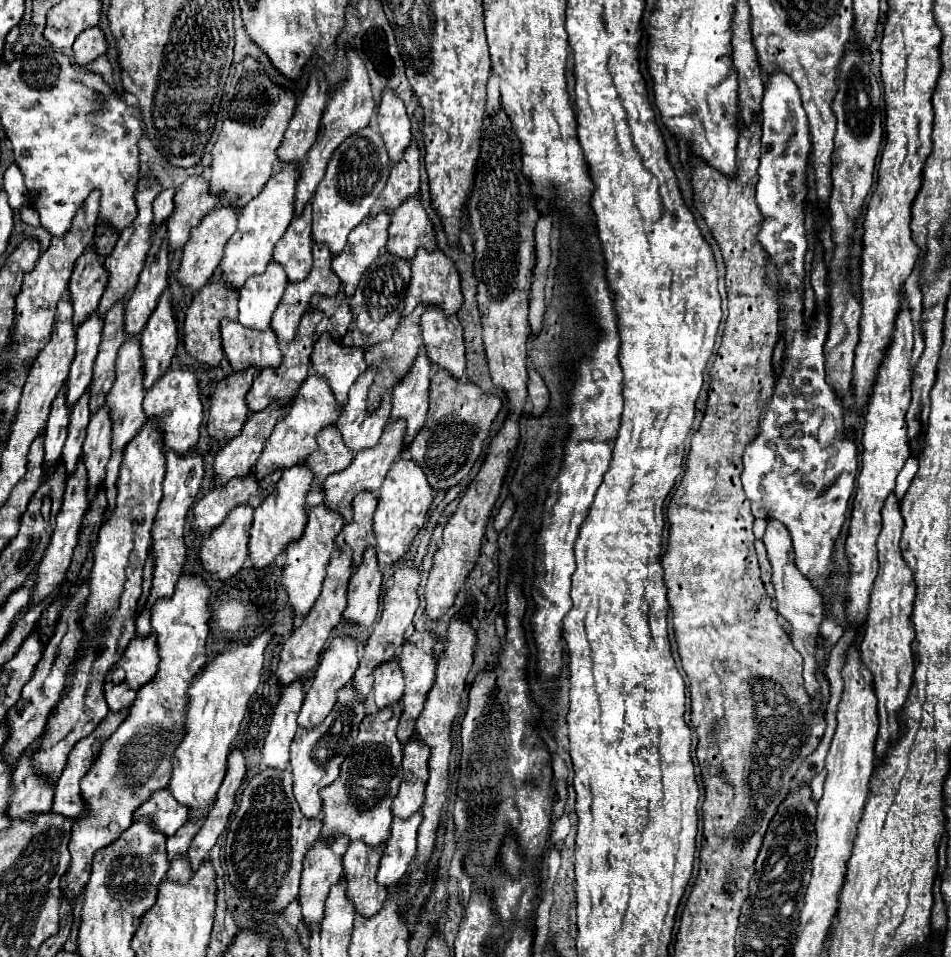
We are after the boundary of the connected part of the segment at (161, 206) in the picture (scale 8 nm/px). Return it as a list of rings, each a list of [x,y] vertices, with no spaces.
[[[164,189],[154,199],[154,225],[160,225],[164,219],[168,219],[174,211],[174,189]]]

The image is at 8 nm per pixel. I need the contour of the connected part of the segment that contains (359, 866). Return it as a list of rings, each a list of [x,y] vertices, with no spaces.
[[[350,843],[344,855],[346,895],[362,917],[376,915],[386,901],[386,889],[376,883],[380,857],[382,847],[368,849],[364,843]]]

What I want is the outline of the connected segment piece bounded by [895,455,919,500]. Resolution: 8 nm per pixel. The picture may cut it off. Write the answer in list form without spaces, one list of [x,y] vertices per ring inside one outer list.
[[[911,455],[896,479],[895,494],[902,500],[919,468],[918,459]]]

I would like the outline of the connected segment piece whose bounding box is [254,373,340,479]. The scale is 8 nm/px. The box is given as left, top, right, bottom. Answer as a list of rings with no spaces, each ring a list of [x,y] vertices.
[[[312,373],[304,385],[298,389],[292,405],[288,407],[286,417],[282,417],[272,435],[266,439],[264,451],[256,461],[256,479],[264,479],[266,475],[274,473],[276,469],[286,469],[292,467],[300,461],[304,461],[308,455],[312,455],[316,451],[316,435],[318,431],[322,431],[324,427],[332,425],[336,421],[336,415],[340,415],[340,411],[336,411],[336,407],[332,407],[332,391],[328,391],[328,387],[324,387],[324,379],[320,379],[316,373]]]

